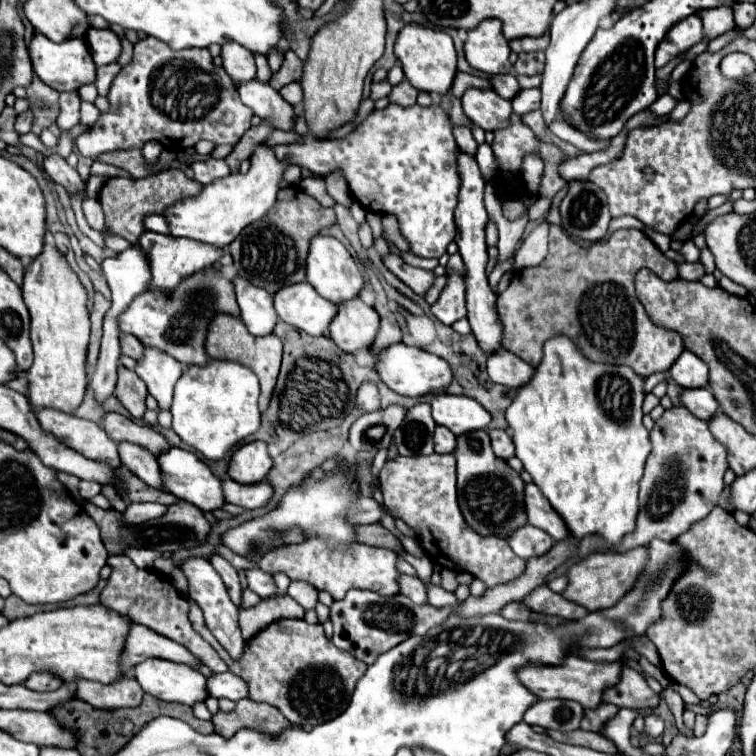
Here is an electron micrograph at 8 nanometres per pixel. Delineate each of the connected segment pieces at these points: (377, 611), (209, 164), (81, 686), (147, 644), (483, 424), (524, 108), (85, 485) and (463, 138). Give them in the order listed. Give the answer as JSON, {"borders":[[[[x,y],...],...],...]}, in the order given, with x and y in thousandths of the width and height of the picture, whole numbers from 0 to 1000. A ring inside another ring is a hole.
{"borders":[[[[466,779],[452,795],[442,795],[437,803],[437,819],[442,824],[442,853],[466,864],[471,872],[492,880],[500,866],[516,861],[542,840],[563,840],[571,829],[582,827],[593,816],[593,808],[582,808],[566,800],[548,800],[534,787],[505,790],[489,779]]],[[[270,210],[270,213],[259,213],[254,218],[254,226],[257,226],[257,237],[262,242],[267,242],[267,245],[275,245],[283,237],[291,237],[291,234],[304,231],[304,224],[296,216],[296,210]]],[[[164,896],[148,906],[132,906],[127,901],[103,898],[101,909],[103,909],[101,914],[103,925],[138,940],[159,935],[183,935],[190,922],[190,914],[183,909],[180,898],[175,896]]],[[[172,827],[172,837],[167,845],[167,858],[161,866],[161,882],[169,882],[169,888],[177,885],[177,880],[183,880],[190,872],[220,872],[220,874],[230,874],[230,877],[243,877],[249,882],[265,882],[267,874],[259,872],[251,861],[246,861],[246,856],[241,856],[238,851],[190,829],[190,827]]],[[[577,520],[571,528],[571,552],[579,562],[593,565],[601,575],[643,567],[648,562],[648,546],[627,528],[614,522]]],[[[693,118],[683,131],[677,131],[677,142],[683,152],[693,152],[714,144],[714,118]]],[[[106,636],[106,657],[108,660],[122,660],[124,655],[132,652],[132,642],[130,639],[122,639],[122,636]]],[[[601,168],[601,181],[603,181],[603,189],[608,194],[611,202],[619,202],[619,205],[630,205],[630,197],[632,197],[632,189],[627,187],[624,181],[624,173],[619,168]]]]}

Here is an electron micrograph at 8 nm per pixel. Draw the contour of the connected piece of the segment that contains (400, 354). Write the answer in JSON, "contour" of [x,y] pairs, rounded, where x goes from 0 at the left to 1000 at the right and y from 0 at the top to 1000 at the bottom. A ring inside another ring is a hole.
{"contour":[[[519,454],[519,456],[508,459],[497,470],[495,485],[497,485],[503,504],[511,512],[516,512],[526,522],[537,522],[537,525],[556,525],[569,517],[587,517],[593,512],[593,507],[598,504],[598,491],[595,491],[593,480],[587,480],[587,475],[582,475],[579,470],[571,470],[561,462],[542,459],[534,454]]]}

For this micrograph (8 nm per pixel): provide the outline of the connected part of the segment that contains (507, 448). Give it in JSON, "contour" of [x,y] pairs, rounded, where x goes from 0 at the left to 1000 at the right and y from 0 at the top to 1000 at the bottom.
{"contour":[[[651,567],[648,581],[651,581],[651,594],[661,607],[675,607],[680,602],[680,586],[667,567]]]}

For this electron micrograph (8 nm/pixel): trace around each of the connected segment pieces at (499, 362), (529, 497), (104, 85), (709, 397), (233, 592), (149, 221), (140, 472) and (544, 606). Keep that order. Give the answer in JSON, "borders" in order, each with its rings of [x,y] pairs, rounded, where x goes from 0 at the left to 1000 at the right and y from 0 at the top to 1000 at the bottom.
{"borders":[[[[664,462],[653,470],[646,470],[646,496],[653,507],[669,509],[683,517],[704,501],[706,485],[693,480],[688,472],[677,470],[675,464]]],[[[698,639],[693,644],[693,671],[698,692],[722,702],[733,716],[746,716],[751,710],[751,702],[746,702],[746,689],[725,671],[725,660],[714,655],[714,647],[706,639]]],[[[138,86],[127,91],[127,115],[130,115],[130,126],[143,126],[146,112],[153,102],[153,97],[159,94],[159,86]]],[[[902,515],[902,533],[913,546],[918,546],[929,557],[939,557],[952,546],[952,536],[947,533],[944,522],[937,515],[921,515],[921,517]]],[[[283,734],[283,737],[278,739],[278,745],[280,745],[283,753],[291,758],[296,774],[302,776],[302,784],[304,784],[304,792],[310,795],[310,800],[317,803],[317,798],[320,798],[320,774],[317,774],[317,766],[315,766],[312,753],[310,753],[296,737],[291,737],[291,734]]],[[[193,284],[190,287],[190,300],[196,306],[204,306],[204,308],[222,306],[222,295],[217,295],[217,287],[214,284]]],[[[169,583],[156,586],[156,597],[159,597],[159,607],[161,607],[164,618],[172,626],[177,626],[183,634],[188,634],[196,644],[220,649],[206,604],[196,602],[196,597],[190,597],[188,591],[180,591],[177,586],[169,586]]],[[[725,774],[709,776],[704,784],[698,784],[690,798],[706,808],[706,811],[720,811],[720,813],[738,813],[743,819],[765,819],[772,816],[778,808],[762,798],[751,798],[743,787],[733,784],[725,779]]]]}

